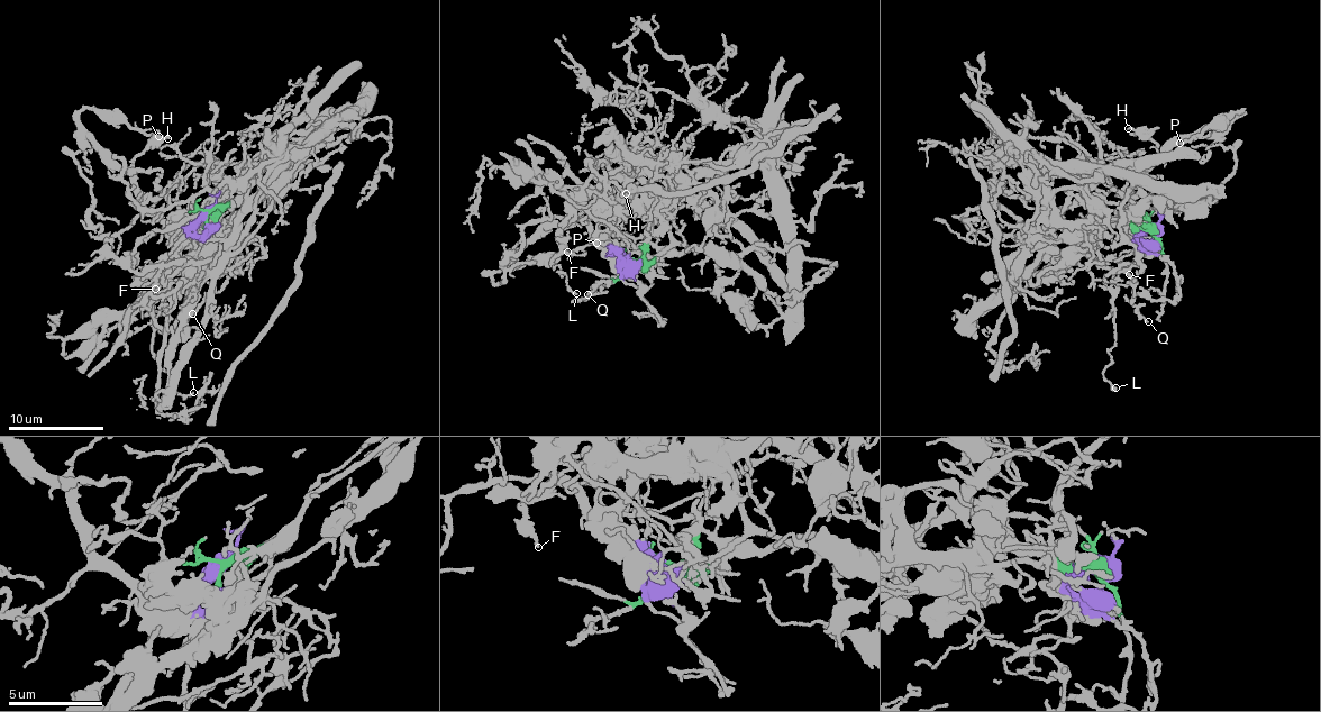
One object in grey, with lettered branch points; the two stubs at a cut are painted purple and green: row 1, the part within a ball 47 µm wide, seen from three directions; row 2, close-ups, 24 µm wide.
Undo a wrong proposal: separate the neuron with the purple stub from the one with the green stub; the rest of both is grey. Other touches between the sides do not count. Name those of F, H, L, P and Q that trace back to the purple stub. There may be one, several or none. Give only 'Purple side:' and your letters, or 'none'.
Purple side: F, H, L, P, Q

